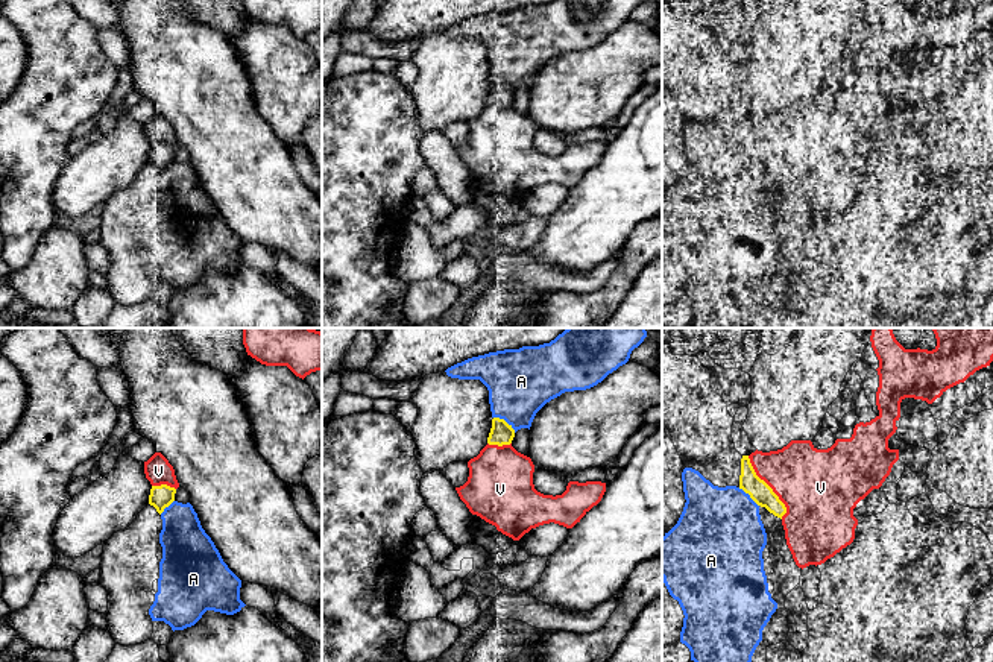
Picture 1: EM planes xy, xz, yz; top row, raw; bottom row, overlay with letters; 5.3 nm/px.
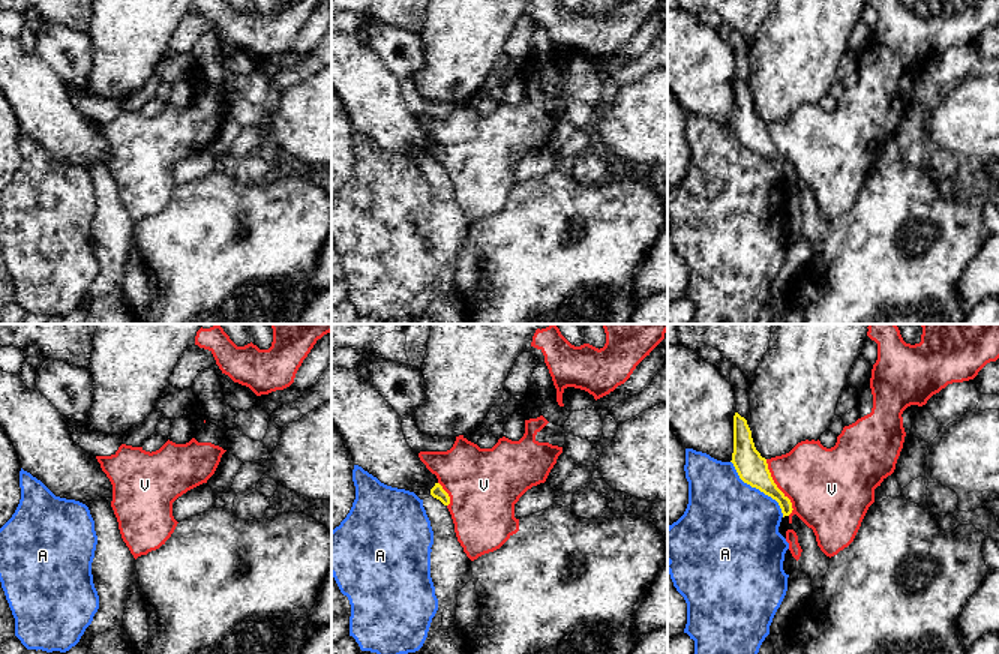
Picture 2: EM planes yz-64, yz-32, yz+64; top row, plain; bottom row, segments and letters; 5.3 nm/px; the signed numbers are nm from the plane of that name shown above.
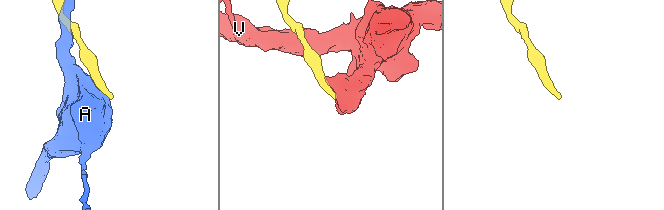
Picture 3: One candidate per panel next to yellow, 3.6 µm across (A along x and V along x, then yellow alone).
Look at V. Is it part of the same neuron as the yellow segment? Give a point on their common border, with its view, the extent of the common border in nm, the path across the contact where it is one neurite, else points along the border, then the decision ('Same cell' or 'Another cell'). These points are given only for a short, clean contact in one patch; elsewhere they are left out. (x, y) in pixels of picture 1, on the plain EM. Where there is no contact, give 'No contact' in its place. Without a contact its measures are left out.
Touches yellow at yz (770, 148). Shared border 380 nm. Same cell

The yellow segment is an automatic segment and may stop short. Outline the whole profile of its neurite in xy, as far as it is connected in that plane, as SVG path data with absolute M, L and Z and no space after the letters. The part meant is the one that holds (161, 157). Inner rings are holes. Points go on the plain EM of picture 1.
M155 112L144 121L144 134L152 144L149 164L161 175L175 161L179 147L175 129L161 112Z

